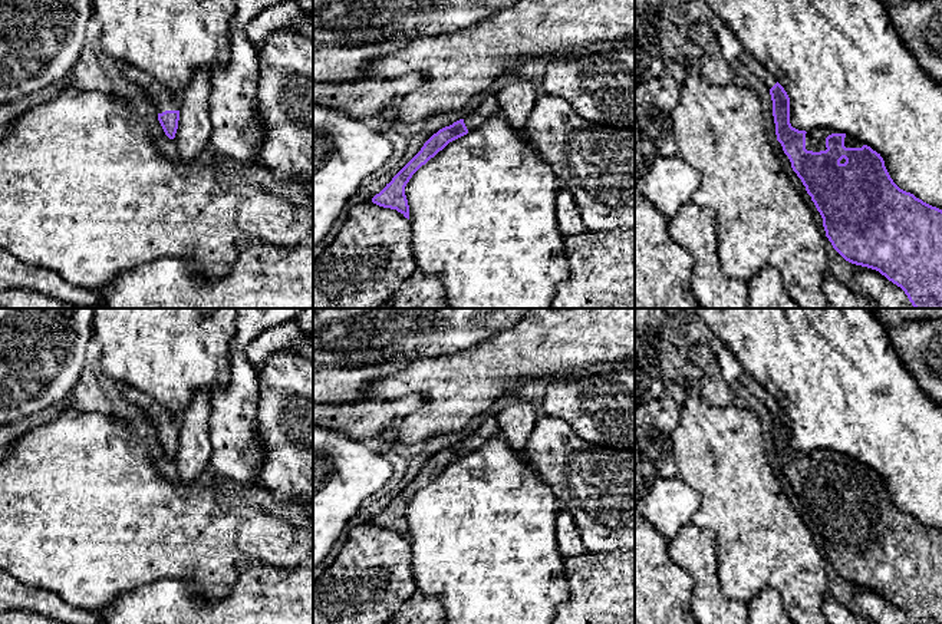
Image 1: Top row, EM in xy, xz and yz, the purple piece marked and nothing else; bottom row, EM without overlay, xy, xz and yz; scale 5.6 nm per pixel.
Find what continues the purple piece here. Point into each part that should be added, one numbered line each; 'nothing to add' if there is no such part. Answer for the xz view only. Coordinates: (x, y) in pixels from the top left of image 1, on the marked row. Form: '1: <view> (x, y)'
1: xz (490, 106)

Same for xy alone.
1: xy (161, 98)

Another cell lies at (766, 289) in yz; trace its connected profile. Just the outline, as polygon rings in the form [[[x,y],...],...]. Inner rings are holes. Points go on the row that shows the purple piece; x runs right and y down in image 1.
[[[761,268],[748,284],[747,308],[801,308],[788,294],[777,268]]]

